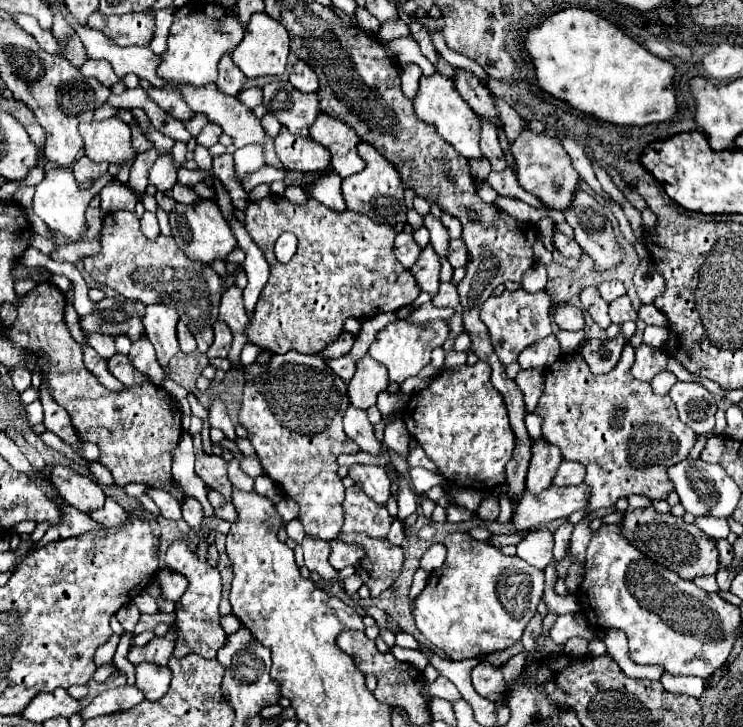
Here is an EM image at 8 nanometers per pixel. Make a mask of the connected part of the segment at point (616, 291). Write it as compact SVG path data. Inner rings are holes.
M607 280L607 282L603 282L603 284L599 286L599 292L601 292L601 298L603 298L605 302L613 302L613 300L617 300L619 296L625 294L625 284L619 282L619 280Z

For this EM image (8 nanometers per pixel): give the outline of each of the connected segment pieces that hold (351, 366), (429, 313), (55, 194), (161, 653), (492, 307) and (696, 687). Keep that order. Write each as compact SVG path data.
M349 354L343 356L343 358L339 358L339 360L327 360L327 366L329 366L337 376L341 376L345 382L349 382L349 380L353 378L353 374L355 374L355 362L351 360Z
M431 302L429 304L423 304L419 306L419 310L415 310L409 318L409 322L415 322L415 324L423 324L423 322L429 322L429 320L435 320L435 318L441 318L441 320L447 320L451 318L455 312L451 308L437 308L433 306Z
M51 168L45 172L45 180L37 186L35 198L33 198L33 212L53 230L63 234L69 242L79 242L81 236L87 232L87 220L85 220L85 210L89 206L89 200L106 186L113 177L107 172L98 182L94 183L89 190L81 190L73 178L73 172L67 168Z
M173 628L167 632L167 636L163 638L153 638L147 646L141 648L131 648L127 658L133 666L141 664L141 662L151 662L157 666L167 666L171 652L173 652L173 642L175 642L175 634Z
M503 290L499 296L489 296L483 302L481 320L489 328L495 354L499 356L501 364L507 366L511 362L517 362L519 354L527 346L551 334L551 298L547 296L547 292L529 294L525 290L515 290L515 292Z
M665 672L661 676L661 684L673 694L685 694L685 696L693 696L693 698L701 698L707 688L705 680L701 680L697 676L673 676L669 672Z

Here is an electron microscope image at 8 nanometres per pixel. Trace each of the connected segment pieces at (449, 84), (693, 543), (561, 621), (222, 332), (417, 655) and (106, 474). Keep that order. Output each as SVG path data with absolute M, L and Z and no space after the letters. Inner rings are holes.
M435 72L429 78L421 78L421 86L419 86L419 94L413 100L415 104L415 112L419 116L419 120L427 122L427 124L435 124L437 132L457 150L461 152L467 160L475 158L481 160L483 152L479 148L479 140L481 140L481 124L477 124L477 114L469 108L469 104L465 104L465 100L459 96L455 82L441 76L439 72Z
M653 506L627 510L621 520L621 536L625 536L629 544L635 544L647 558L679 574L683 580L709 576L719 570L719 552L715 542L711 542L695 524L685 524L683 518L673 514L659 514Z
M565 614L565 616L559 616L549 632L549 636L553 638L553 642L557 644L565 644L569 638L577 636L577 638L585 638L585 640L593 640L597 638L595 632L587 626L587 622L579 622L575 620L577 614Z
M225 322L215 324L215 342L207 350L207 358L227 358L227 352L231 348L231 330Z
M391 648L391 654L401 660L401 662L407 662L407 664L413 664L417 670L425 670L425 666L429 664L429 660L419 652L419 650L409 650L409 648Z
M89 462L89 466L91 466L91 476L93 476L99 484L103 484L103 486L115 486L115 480L113 480L111 472L109 472L105 466L101 466L99 462Z

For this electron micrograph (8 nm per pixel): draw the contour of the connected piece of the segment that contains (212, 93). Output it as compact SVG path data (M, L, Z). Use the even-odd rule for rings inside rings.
M185 84L185 88L181 88L181 96L185 96L185 102L189 104L189 108L193 108L193 112L201 112L209 118L209 122L219 124L223 128L223 132L233 138L233 144L237 148L247 146L247 144L259 144L259 146L263 146L263 152L265 152L265 164L285 170L273 150L273 138L269 134L265 134L259 118L255 118L253 112L247 106L243 106L237 96L227 96L227 94L219 92L215 84L207 84L205 88L189 88L189 84Z

